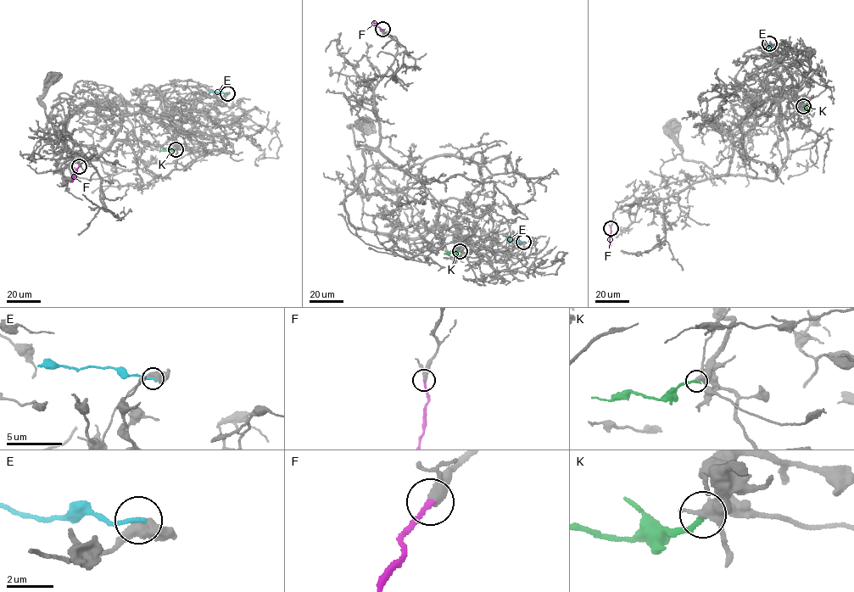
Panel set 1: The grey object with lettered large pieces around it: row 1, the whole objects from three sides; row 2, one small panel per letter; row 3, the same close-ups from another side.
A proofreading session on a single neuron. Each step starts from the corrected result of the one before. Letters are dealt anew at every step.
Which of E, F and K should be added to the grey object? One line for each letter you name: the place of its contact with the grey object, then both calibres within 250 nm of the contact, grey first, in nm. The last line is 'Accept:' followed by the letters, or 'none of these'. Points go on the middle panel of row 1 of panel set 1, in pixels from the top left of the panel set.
F: contact (382, 29); calibres 320 and 240 nm
Accept: F

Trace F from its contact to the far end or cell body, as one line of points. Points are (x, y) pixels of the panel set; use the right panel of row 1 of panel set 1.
F: (611, 227), (611, 243), (608, 245)

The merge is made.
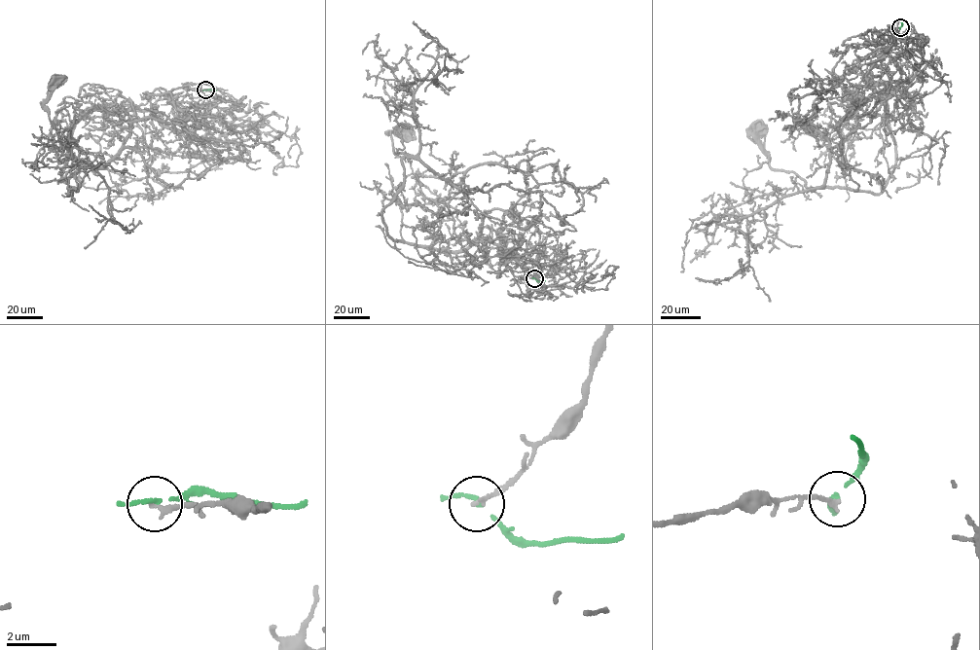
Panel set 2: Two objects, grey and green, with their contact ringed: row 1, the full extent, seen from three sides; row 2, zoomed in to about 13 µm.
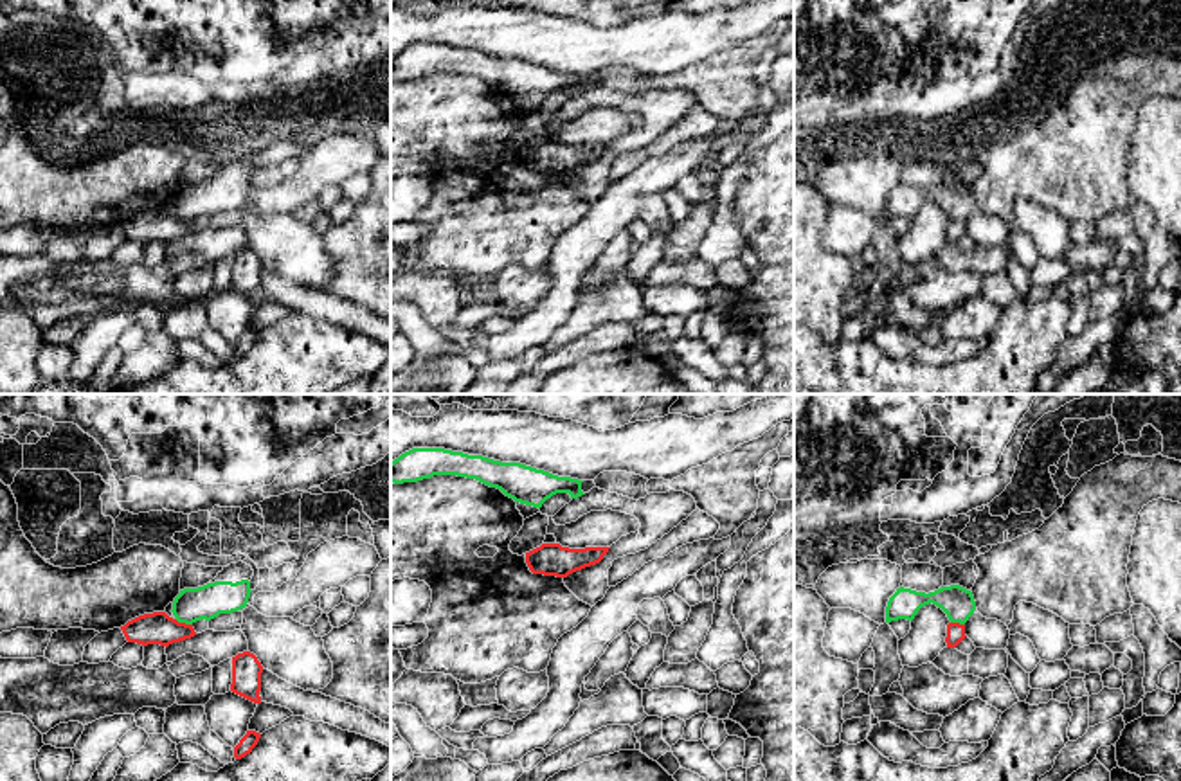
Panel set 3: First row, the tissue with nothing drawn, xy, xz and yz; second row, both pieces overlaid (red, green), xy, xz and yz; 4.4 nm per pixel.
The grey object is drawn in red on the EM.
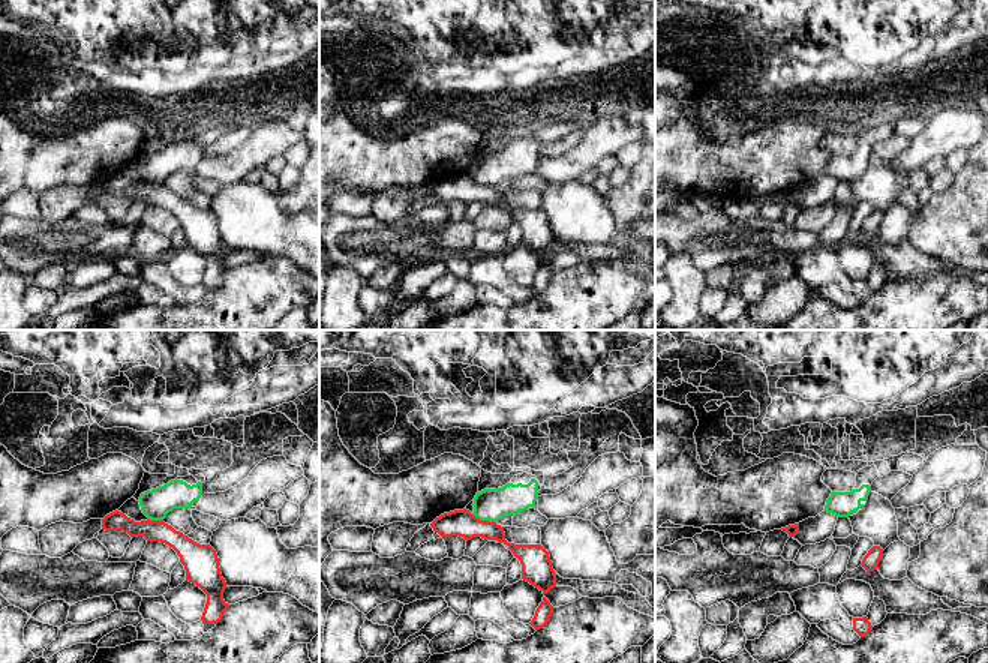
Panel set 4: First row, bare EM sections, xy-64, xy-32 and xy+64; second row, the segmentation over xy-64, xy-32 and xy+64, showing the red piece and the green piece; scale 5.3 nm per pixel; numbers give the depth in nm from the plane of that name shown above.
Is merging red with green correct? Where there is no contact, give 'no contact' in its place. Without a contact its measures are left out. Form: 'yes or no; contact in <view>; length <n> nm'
no; contact in xy; length 80 nm

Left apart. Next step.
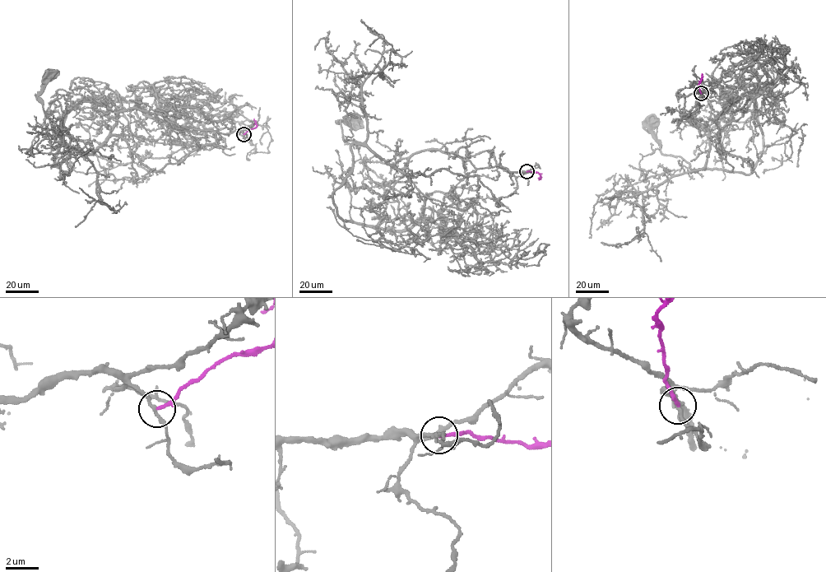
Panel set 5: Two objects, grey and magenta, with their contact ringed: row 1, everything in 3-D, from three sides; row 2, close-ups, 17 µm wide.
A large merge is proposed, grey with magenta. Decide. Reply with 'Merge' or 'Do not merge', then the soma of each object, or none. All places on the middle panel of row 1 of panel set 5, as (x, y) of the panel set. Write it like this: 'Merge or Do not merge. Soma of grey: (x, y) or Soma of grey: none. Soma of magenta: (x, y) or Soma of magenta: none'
Do not merge. Soma of grey: (353, 123). Soma of magenta: none

